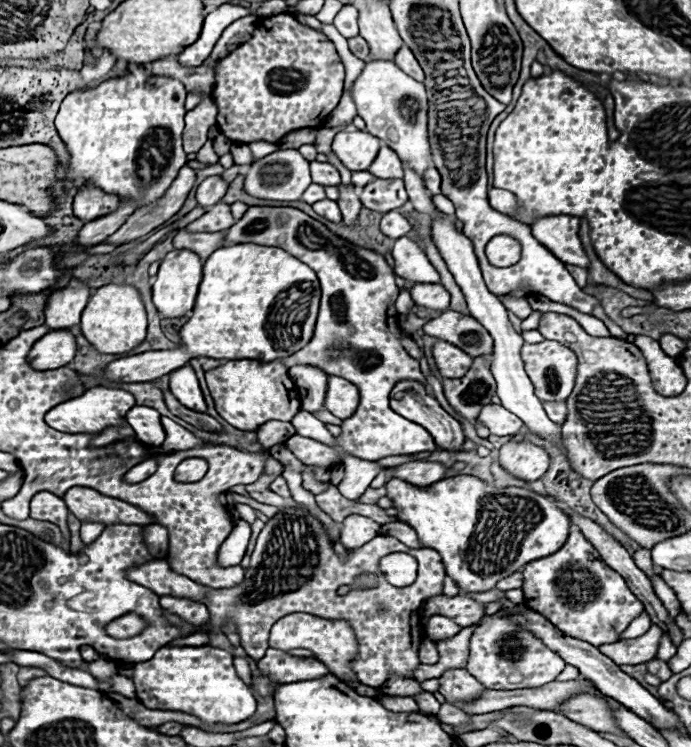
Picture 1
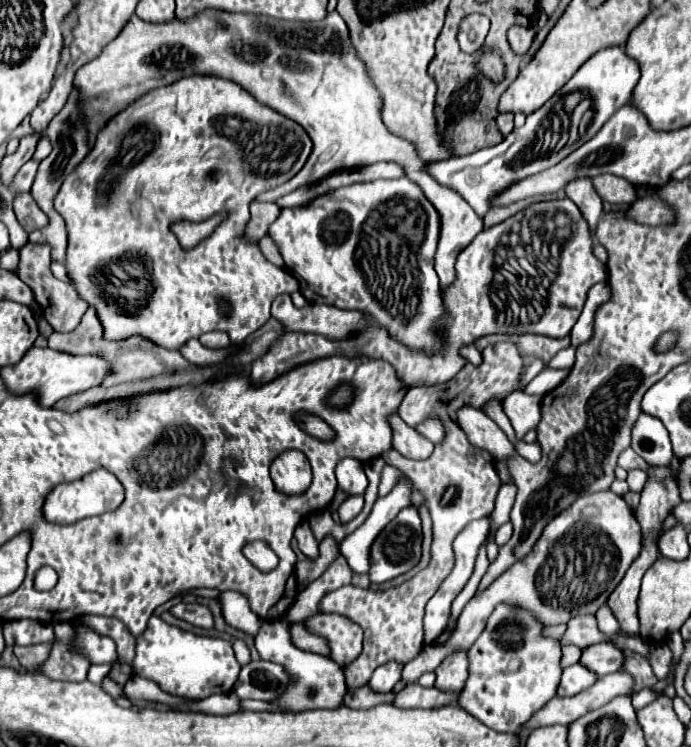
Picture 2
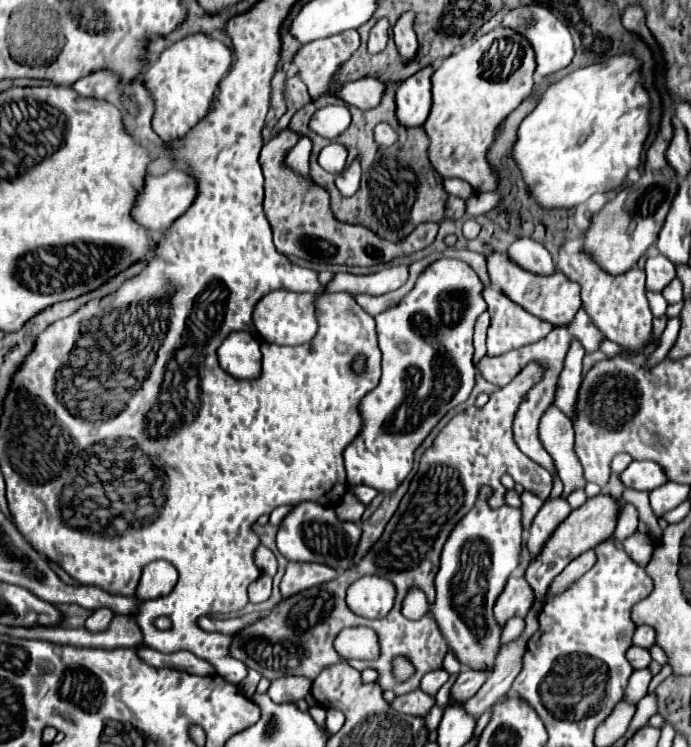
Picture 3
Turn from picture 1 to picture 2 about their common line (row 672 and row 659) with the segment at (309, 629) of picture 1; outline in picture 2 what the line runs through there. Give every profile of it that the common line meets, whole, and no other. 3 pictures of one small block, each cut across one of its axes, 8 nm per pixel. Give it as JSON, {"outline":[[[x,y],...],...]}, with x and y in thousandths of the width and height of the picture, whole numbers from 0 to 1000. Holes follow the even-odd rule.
{"outline":[[[457,822],[443,838],[478,859],[478,881],[492,892],[507,889],[524,873],[524,841],[492,822]]]}

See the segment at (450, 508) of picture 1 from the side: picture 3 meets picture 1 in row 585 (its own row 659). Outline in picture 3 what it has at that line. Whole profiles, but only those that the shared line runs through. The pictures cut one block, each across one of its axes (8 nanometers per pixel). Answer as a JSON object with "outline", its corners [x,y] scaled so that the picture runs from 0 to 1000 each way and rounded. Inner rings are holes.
{"outline":[[[695,659],[686,680],[651,712],[631,768],[631,803],[611,819],[631,830],[654,876],[680,897],[698,897],[698,892],[715,894],[724,870],[726,835],[715,827],[712,814],[724,787],[729,787],[735,771],[750,758],[755,734],[753,683],[732,675],[712,683],[703,675],[703,667],[706,659]]]}

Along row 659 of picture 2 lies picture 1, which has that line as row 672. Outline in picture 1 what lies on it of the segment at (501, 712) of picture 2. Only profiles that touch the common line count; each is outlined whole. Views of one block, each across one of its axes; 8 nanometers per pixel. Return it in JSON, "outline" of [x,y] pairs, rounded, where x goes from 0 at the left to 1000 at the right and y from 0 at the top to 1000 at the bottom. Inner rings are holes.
{"outline":[[[712,827],[698,833],[680,854],[680,881],[674,897],[706,924],[750,924],[787,918],[816,897],[819,886],[784,862],[770,846],[738,827]]]}

